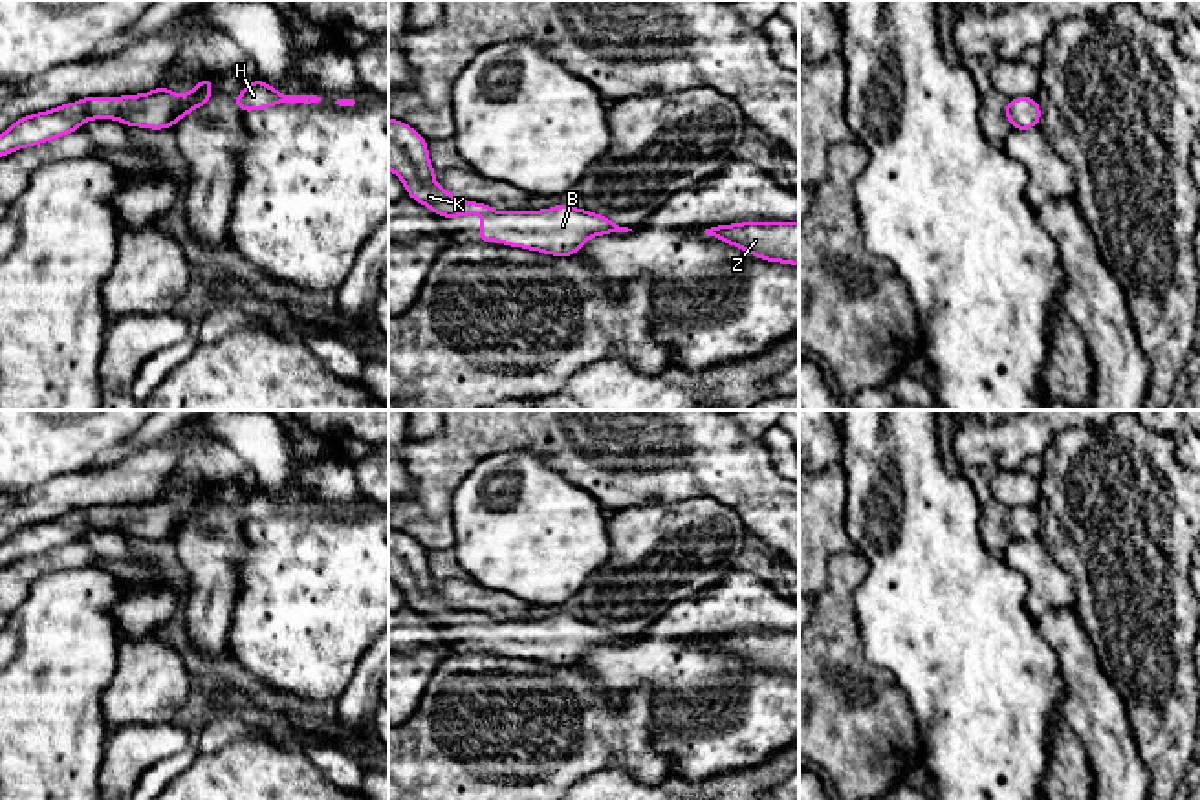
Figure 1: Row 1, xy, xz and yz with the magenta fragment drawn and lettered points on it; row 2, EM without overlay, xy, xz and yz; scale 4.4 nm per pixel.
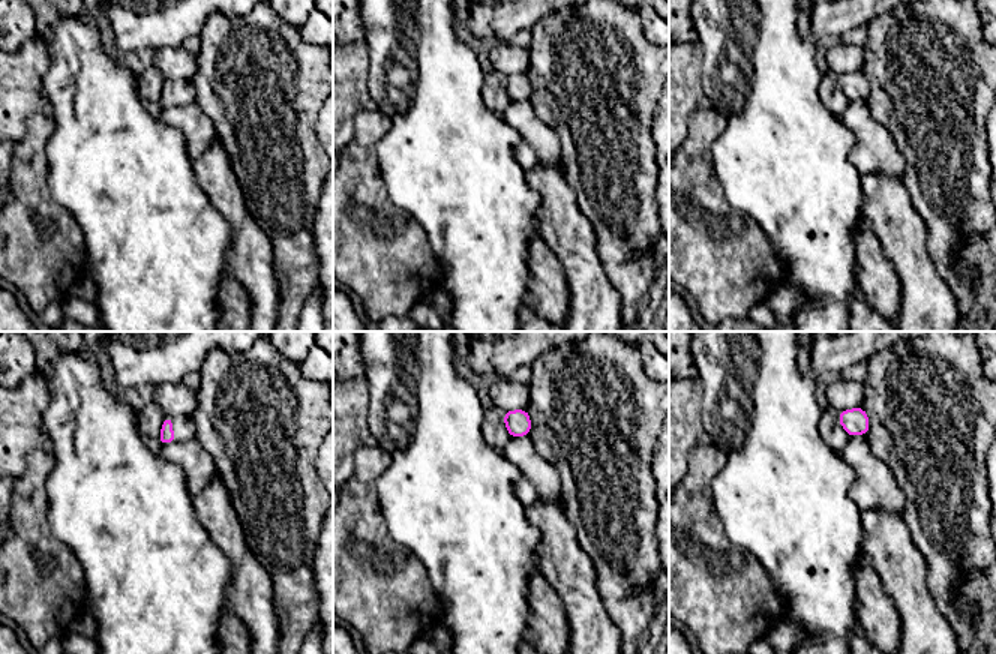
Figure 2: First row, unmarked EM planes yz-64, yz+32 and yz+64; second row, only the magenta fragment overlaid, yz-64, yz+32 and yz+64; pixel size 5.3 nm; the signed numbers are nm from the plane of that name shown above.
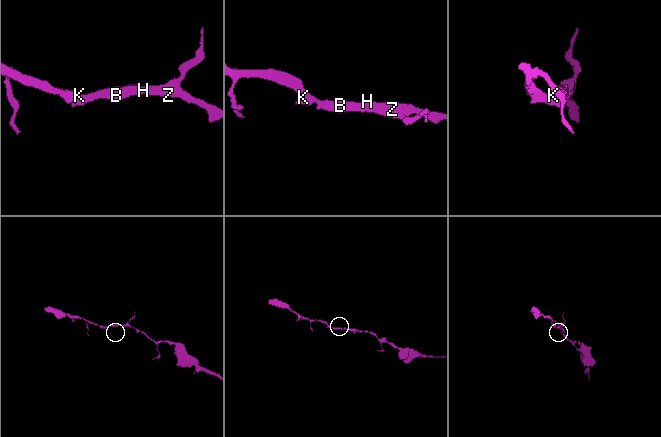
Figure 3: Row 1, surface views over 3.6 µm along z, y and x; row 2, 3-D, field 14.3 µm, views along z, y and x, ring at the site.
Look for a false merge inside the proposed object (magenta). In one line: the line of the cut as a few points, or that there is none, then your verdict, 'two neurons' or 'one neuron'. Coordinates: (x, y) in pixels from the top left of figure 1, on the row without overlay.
no cut; one neuron

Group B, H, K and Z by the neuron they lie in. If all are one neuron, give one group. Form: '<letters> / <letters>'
B H K Z

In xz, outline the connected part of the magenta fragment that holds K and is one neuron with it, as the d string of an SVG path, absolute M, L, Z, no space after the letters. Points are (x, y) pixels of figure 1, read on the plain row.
M388 527L388 578L403 591L407 606L443 628L482 624L476 652L572 666L583 654L599 644L628 643L610 628L572 615L544 621L493 621L487 613L451 606L434 593L436 580L429 573L427 549L405 533Z

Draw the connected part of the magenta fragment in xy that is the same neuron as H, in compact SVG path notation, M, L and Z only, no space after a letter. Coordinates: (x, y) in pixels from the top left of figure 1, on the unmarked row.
M262 489L249 492L244 496L242 503L233 509L231 513L236 514L242 522L251 522L251 520L264 520L273 514L282 514L282 513L319 513L321 507L317 505L282 505L269 494L266 494Z

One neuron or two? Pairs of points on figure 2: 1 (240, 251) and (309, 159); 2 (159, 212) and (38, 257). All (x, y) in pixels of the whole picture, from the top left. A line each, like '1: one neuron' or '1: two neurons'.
1: two neurons
2: two neurons

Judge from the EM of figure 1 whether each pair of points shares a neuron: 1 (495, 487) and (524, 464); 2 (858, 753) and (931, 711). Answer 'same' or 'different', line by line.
1: same
2: different

